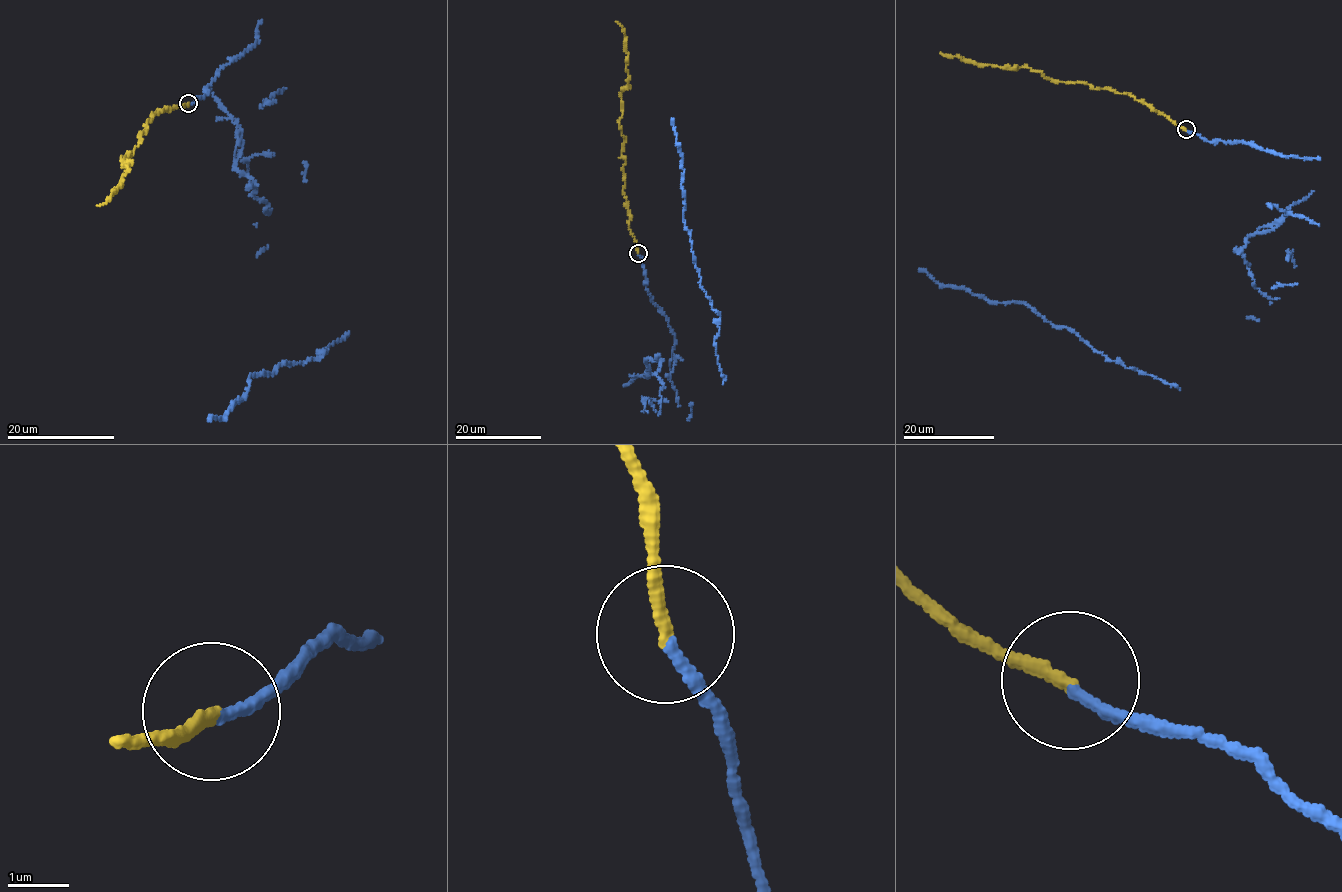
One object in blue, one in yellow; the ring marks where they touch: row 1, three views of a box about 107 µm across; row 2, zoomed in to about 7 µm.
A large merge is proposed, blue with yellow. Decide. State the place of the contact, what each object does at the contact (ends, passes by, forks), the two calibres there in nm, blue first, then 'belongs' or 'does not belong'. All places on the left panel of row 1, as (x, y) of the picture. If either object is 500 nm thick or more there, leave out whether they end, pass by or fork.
at (188, 103); blue ends there; yellow ends there; 170 nm thick on the blue side, 200 nm on the other; does not belong

